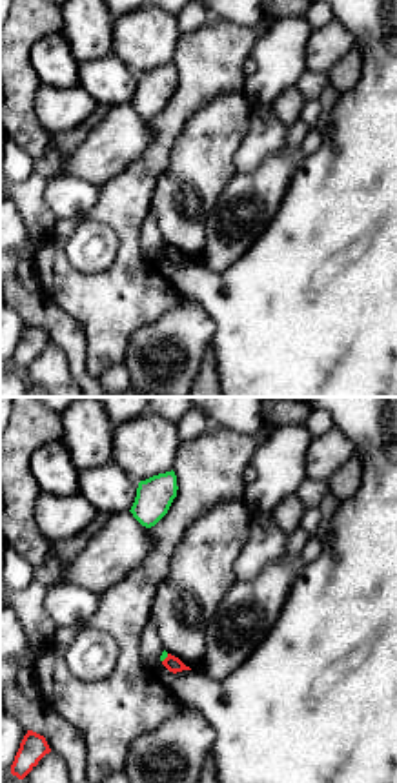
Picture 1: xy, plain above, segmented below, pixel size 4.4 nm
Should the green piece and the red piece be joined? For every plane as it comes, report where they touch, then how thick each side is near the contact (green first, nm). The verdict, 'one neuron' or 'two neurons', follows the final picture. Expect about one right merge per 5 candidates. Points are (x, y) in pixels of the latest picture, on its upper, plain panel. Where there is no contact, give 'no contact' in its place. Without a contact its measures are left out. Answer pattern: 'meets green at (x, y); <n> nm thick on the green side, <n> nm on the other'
meets green at (166, 248); 30 nm thick on the green side, 70 nm on the other

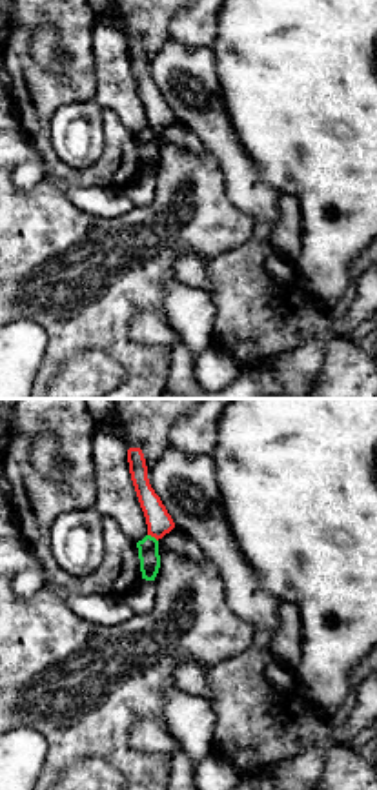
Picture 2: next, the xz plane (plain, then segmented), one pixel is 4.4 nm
meets green at (153, 130); 100 nm thick on the green side, 110 nm on the other

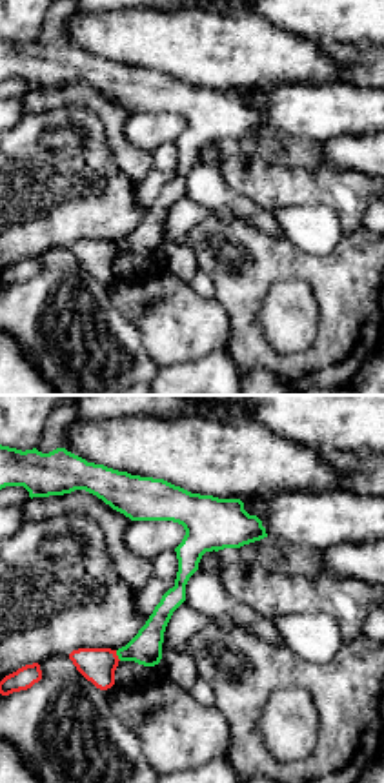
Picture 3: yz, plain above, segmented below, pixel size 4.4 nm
meets green at (117, 246); 140 nm thick on the green side, 160 nm on the other

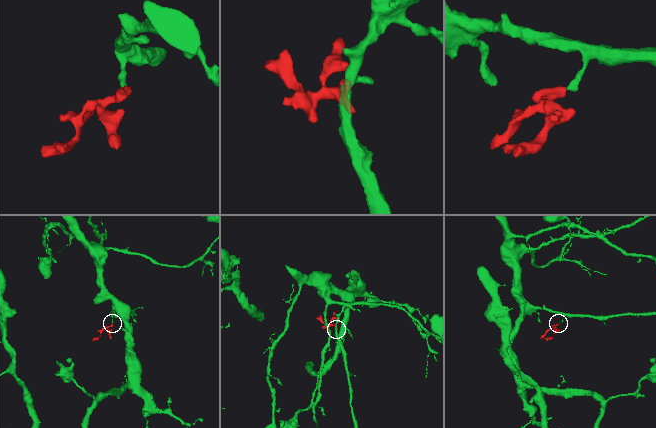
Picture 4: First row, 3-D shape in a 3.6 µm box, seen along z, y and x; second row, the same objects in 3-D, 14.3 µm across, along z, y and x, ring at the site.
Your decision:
two neurons

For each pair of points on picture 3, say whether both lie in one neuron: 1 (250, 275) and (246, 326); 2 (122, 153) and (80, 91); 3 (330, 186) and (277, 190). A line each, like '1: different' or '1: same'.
1: same
2: same
3: same

